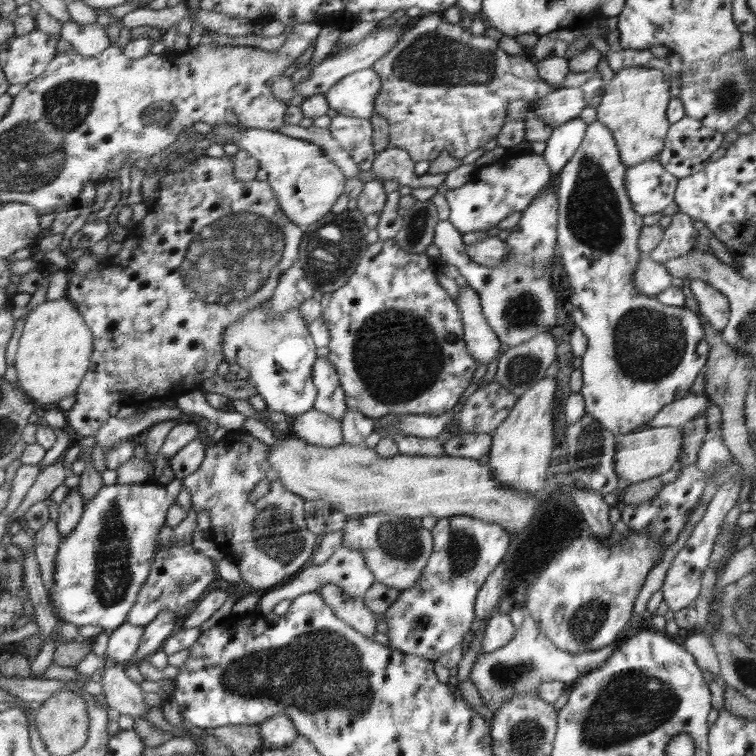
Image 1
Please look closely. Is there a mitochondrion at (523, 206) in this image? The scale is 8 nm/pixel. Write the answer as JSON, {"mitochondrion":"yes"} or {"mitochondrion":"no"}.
{"mitochondrion":"no"}

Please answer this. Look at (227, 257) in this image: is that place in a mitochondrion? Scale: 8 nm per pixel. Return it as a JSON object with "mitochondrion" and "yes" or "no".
{"mitochondrion":"yes"}

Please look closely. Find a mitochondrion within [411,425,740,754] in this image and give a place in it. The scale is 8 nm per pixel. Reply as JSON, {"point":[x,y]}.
{"point":[634,702]}

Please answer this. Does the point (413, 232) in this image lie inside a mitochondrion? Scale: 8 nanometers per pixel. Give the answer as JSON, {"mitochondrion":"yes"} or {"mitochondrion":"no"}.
{"mitochondrion":"yes"}

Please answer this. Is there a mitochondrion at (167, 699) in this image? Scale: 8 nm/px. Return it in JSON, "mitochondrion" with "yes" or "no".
{"mitochondrion":"no"}

